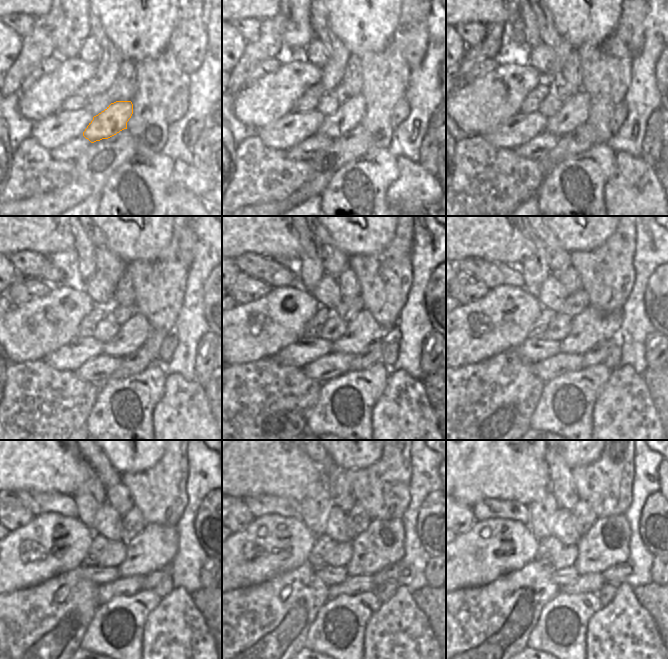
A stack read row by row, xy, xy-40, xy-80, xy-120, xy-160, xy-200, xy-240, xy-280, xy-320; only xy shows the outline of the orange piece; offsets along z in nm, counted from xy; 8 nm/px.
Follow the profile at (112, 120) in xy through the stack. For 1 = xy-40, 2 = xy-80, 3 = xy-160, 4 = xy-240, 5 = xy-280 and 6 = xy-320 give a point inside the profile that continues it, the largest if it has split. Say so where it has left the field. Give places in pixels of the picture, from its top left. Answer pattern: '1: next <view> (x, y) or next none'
1: next xy-40 (349, 114)
2: next xy-80 (575, 112)
3: next xy-160 (362, 330)
4: next xy-240 (156, 546)
5: next xy-280 (383, 542)
6: next xy-320 (606, 544)

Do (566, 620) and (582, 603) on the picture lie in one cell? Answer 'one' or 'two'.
one

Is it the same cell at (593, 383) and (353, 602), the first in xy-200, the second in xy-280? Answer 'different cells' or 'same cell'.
same cell

